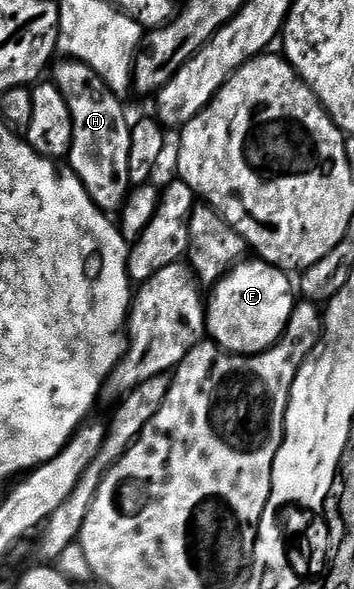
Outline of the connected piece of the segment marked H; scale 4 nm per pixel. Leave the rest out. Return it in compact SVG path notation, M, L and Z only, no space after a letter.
M58 59L52 65L52 83L64 95L68 111L72 111L72 147L68 167L84 183L84 191L107 215L114 215L127 204L132 193L128 159L132 153L131 118L126 118L123 98L110 90L88 67L79 61Z

